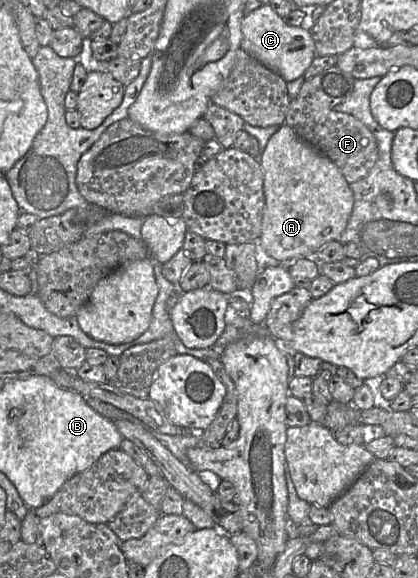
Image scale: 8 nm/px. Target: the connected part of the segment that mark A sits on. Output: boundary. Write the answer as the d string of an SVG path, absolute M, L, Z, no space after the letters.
M282 125L268 140L259 163L264 174L265 204L257 244L268 256L286 264L339 239L352 212L354 198L343 174L326 155L302 140L291 127Z

